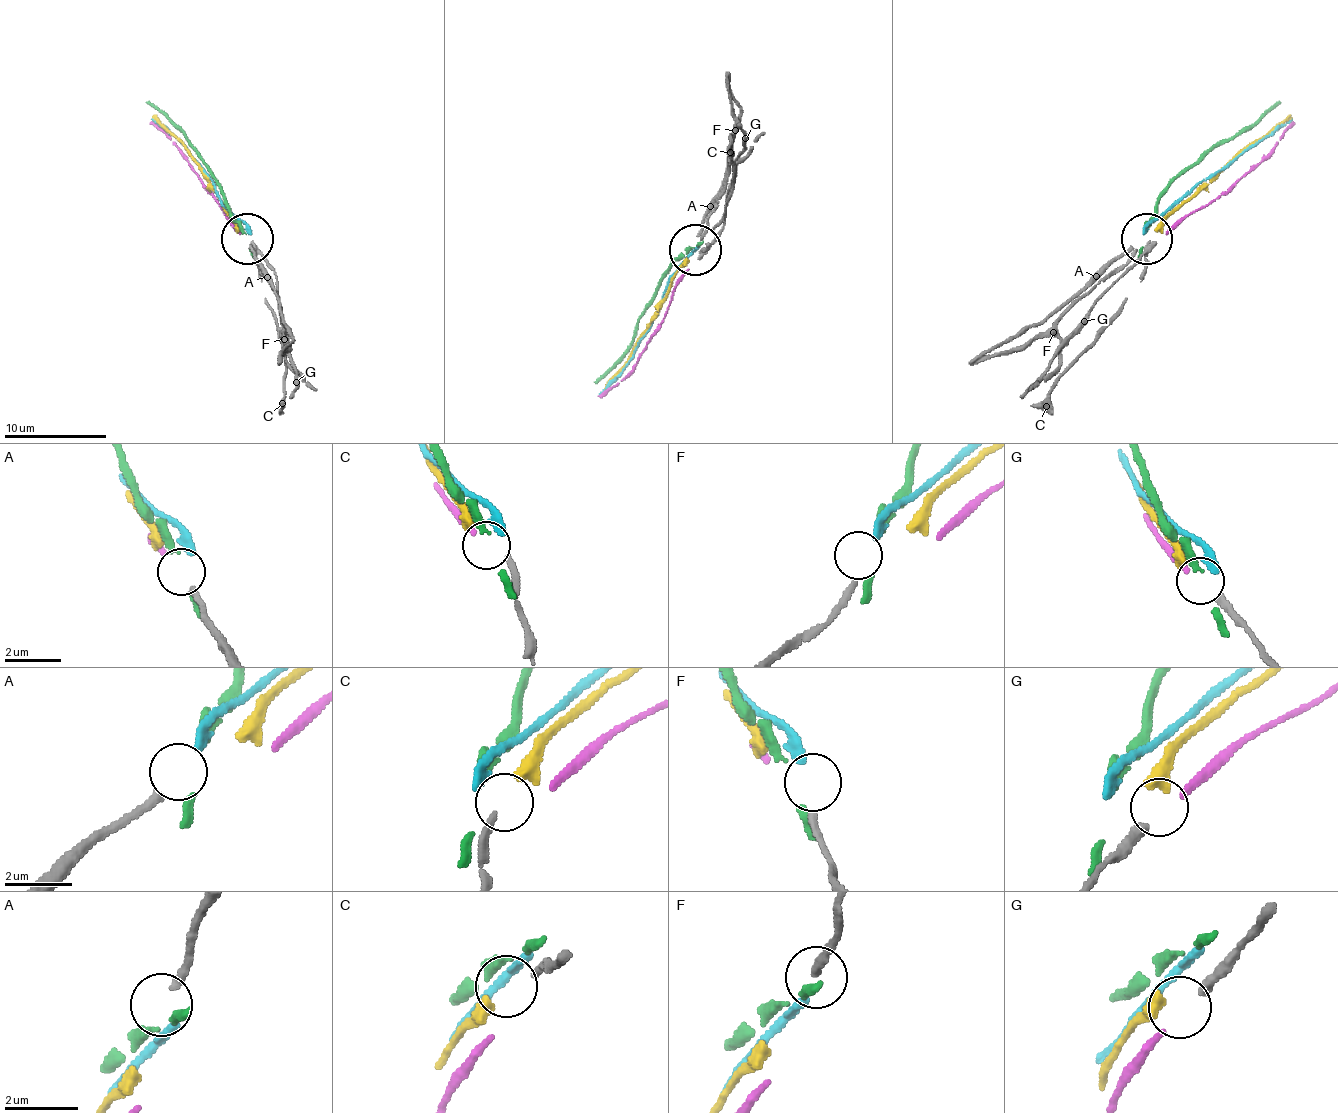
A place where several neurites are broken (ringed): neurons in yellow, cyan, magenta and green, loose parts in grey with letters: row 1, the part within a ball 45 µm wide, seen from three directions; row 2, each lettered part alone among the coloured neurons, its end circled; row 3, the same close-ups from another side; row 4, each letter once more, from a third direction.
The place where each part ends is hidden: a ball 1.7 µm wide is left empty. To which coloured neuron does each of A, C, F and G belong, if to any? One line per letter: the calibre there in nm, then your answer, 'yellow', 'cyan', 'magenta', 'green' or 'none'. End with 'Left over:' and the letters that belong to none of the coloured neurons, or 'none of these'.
A: 220 nm thick; none
C: 200 nm thick; yellow
F: 200 nm thick; cyan
G: 280 nm thick; magenta
Left over: A

